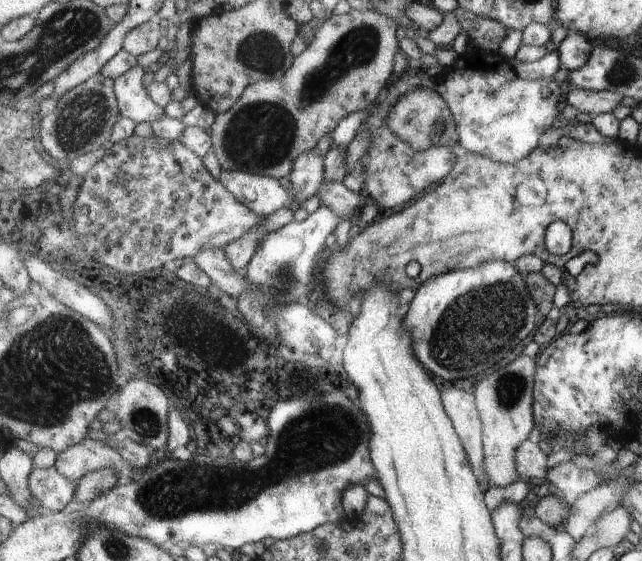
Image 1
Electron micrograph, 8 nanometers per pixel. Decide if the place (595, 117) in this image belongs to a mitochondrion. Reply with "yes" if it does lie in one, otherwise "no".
no

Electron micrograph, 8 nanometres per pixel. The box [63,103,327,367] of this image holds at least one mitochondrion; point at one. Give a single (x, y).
(281, 283)

